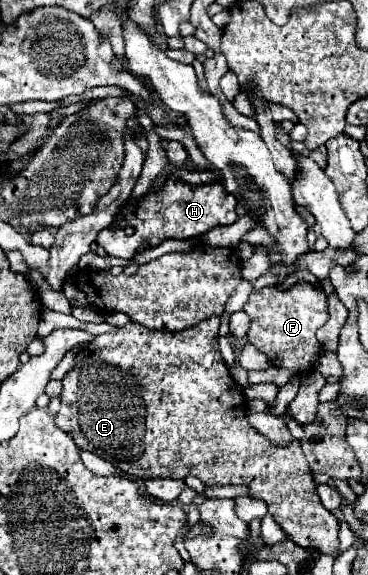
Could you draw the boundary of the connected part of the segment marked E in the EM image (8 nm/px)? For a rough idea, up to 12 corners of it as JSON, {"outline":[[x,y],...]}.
{"outline":[[211,316],[83,344],[55,416],[131,478],[241,484],[335,554],[299,440],[247,422]]}

